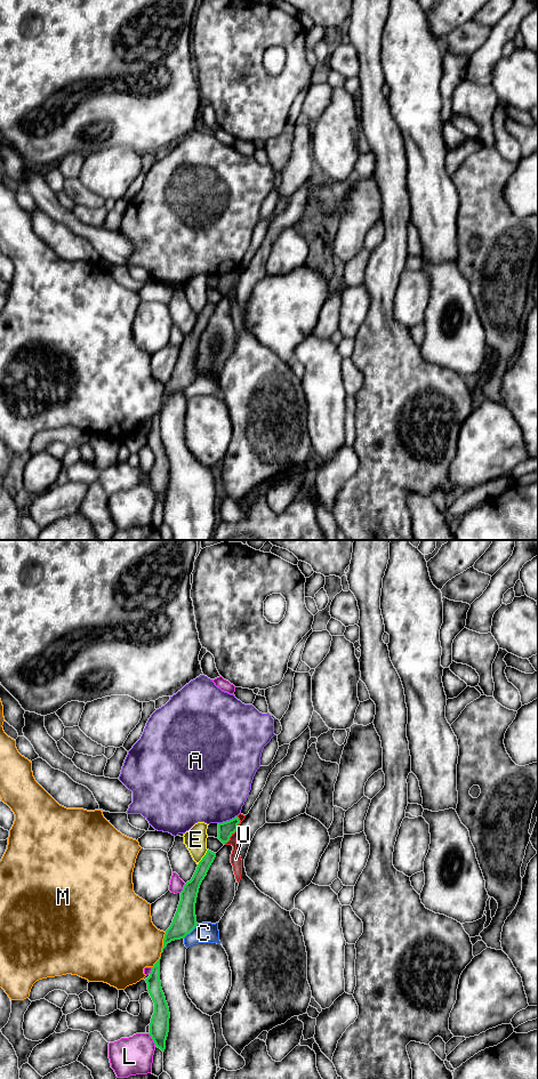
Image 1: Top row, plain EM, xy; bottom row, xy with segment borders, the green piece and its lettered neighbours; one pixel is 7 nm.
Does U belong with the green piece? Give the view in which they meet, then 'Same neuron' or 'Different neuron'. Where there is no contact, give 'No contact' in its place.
Touches green in xy. Different neuron

